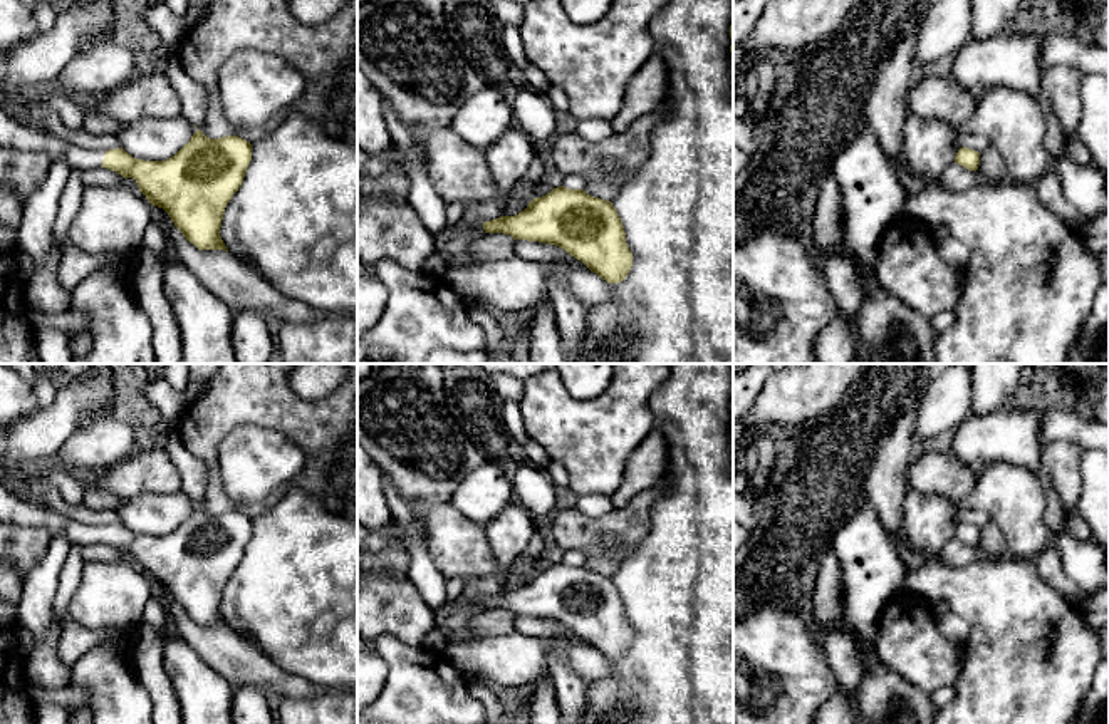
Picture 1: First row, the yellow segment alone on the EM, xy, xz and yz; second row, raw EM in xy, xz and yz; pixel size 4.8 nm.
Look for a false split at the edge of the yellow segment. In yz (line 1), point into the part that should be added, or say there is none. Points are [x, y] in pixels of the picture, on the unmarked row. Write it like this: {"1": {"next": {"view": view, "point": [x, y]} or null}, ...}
{"1": {"next": null}}

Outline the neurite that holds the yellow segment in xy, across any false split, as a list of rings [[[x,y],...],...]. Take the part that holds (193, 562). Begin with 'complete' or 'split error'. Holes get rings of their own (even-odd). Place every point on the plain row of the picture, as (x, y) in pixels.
split error | [[[0,484],[0,521],[44,526],[64,533],[70,546],[107,543],[133,553],[146,575],[163,583],[198,625],[228,627],[221,612],[226,580],[243,558],[252,520],[238,511],[206,513],[200,504],[166,536],[144,536],[122,523],[82,525],[44,506],[15,498]]]

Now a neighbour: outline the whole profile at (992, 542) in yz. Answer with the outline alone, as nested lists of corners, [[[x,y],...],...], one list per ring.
[[[992,520],[980,530],[978,546],[983,556],[1002,558],[1008,555],[1007,540],[1000,526]]]

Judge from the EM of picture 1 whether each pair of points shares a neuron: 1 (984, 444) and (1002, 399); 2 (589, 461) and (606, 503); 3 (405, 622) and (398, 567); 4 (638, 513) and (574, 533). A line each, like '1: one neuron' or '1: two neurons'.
1: two neurons
2: two neurons
3: two neurons
4: one neuron

